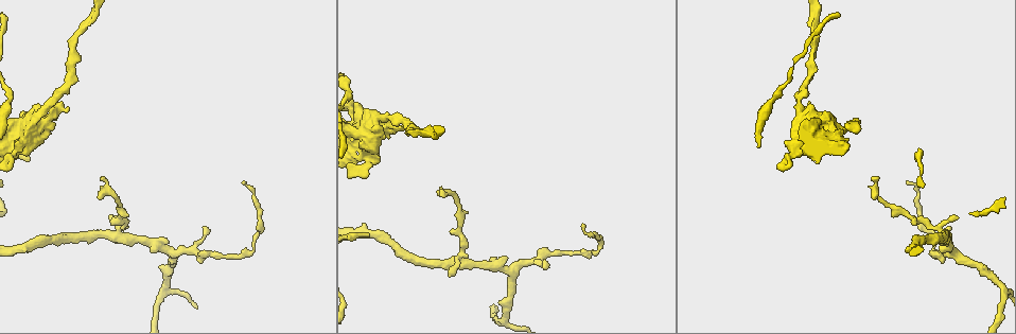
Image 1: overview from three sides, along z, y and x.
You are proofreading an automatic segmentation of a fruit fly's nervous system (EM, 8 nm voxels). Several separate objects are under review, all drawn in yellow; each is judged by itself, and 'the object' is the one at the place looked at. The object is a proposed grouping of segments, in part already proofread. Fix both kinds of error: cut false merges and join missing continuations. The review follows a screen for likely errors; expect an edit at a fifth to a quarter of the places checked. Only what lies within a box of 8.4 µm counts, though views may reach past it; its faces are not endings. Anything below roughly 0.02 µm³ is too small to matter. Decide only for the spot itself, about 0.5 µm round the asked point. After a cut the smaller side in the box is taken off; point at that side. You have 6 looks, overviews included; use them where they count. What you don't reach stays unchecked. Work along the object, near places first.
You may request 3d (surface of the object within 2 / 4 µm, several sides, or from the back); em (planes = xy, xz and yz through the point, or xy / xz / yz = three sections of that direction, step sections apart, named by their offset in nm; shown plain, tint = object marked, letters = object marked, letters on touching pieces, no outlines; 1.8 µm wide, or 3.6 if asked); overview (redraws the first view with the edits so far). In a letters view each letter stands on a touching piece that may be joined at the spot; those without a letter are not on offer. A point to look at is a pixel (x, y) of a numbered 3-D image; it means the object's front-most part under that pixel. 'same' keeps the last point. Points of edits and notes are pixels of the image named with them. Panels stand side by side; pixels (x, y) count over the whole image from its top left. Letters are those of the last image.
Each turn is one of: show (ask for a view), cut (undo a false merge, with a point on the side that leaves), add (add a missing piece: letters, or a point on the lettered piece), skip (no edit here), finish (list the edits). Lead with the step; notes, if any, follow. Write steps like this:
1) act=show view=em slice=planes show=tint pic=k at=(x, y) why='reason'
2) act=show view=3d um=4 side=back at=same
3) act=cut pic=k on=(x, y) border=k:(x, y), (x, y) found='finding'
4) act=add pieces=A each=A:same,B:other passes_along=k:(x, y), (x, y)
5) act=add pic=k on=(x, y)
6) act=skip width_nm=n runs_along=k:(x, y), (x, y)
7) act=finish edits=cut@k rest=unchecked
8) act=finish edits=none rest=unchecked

act=show view=em slice=planes show=plain pic=1 at=(842, 141) why='an open end'

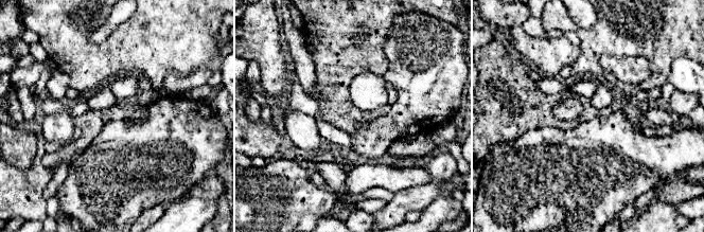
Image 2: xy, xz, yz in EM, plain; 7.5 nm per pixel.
act=show view=em slice=planes show=letters at=same

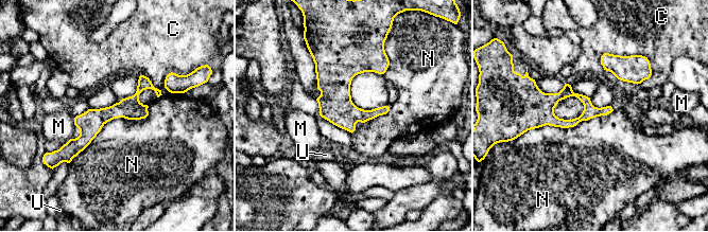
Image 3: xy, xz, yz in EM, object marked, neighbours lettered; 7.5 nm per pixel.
act=skip each=C:other,M:other,N:other,U:other border=3:(149, 106), (69, 162) found='none of them fits'

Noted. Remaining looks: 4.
act=show view=3d um=2 pic=1 at=(100, 179) why='tapers out'

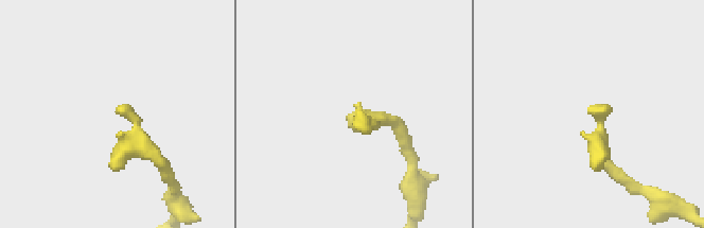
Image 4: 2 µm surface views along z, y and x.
act=show view=em slice=yz step=4 show=tint pic=4 at=(355, 128) why='shape alone is not enough'

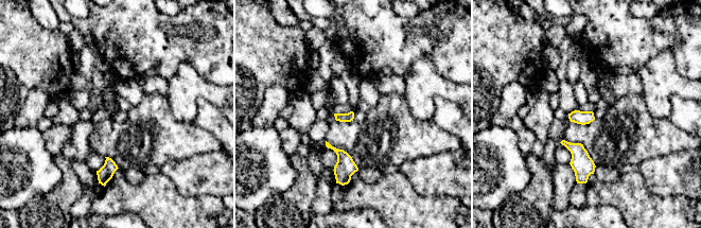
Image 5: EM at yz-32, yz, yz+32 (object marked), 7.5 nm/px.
act=show view=em slice=planes show=letters at=same why='cut it another way'

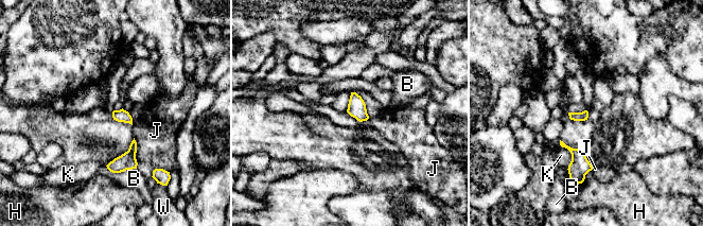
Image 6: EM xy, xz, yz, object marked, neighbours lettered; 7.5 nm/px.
act=skip longest_contact=J:240nm each=B:other,H:other,J:other,K:other,W:other border=6:(134, 137), (137, 168) found='none of them fits'

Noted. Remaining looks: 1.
act=show view=em slice=planes show=letters pic=1 at=(464, 264) why='two arms in line, one across'

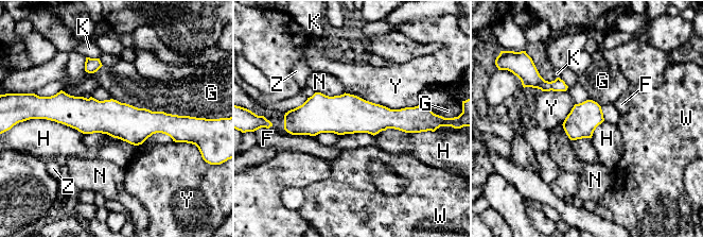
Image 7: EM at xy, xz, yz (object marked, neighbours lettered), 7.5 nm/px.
act=skip longest_contact=G:600nm each=F:other,G:other,H:other,K:other,N:other,W:other,Y:other,Z:other runs_along=7:(51, 114), (178, 124) found='continuous, no second neuron'

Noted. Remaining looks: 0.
act=finish edits=none rest=unchecked

